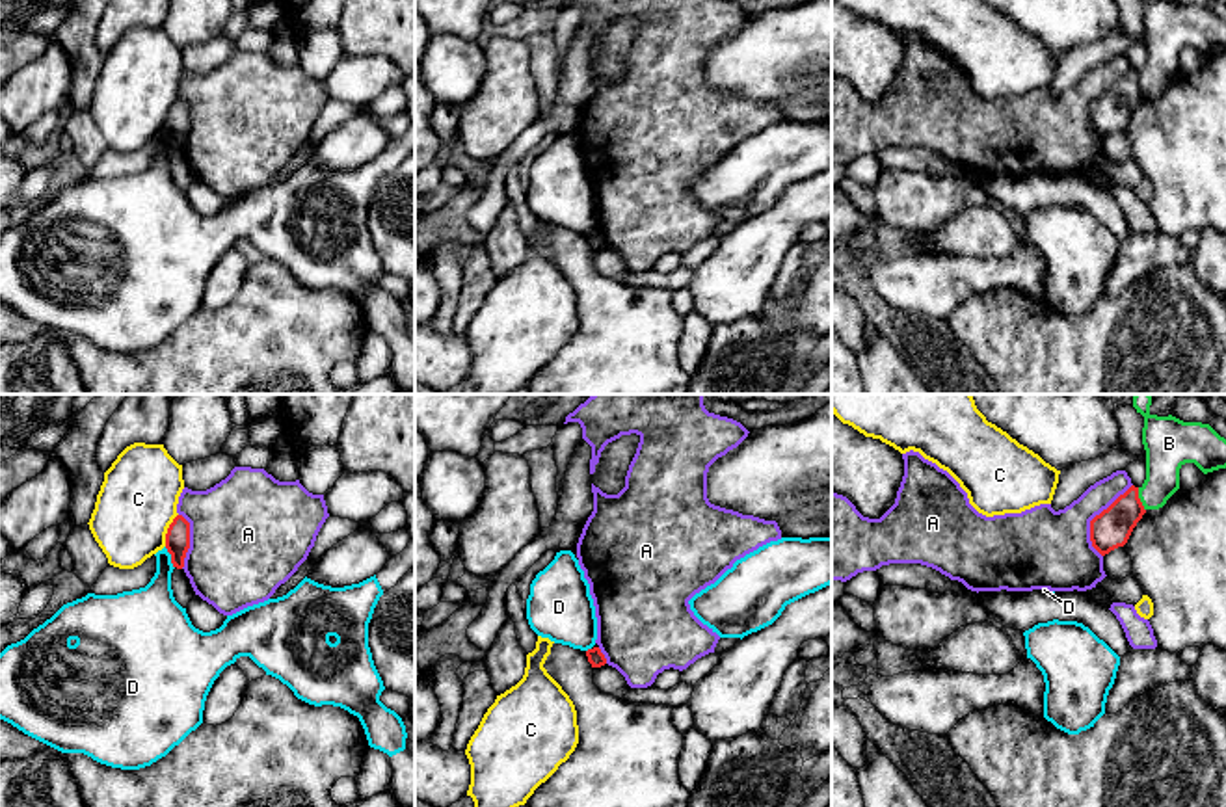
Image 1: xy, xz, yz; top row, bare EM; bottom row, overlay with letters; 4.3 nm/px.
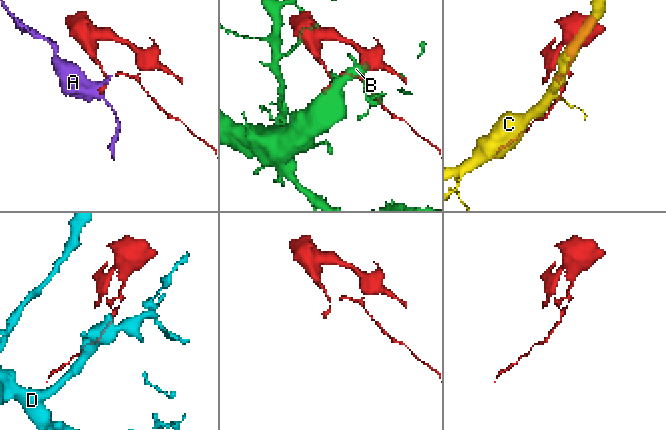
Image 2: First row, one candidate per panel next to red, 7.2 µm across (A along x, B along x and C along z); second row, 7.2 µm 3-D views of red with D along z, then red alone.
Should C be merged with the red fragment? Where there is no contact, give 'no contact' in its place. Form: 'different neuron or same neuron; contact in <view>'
different neuron; contact in xy

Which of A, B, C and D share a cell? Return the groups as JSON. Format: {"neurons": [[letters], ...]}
{"neurons": [["A"], ["B"], ["C"], ["D"]]}

